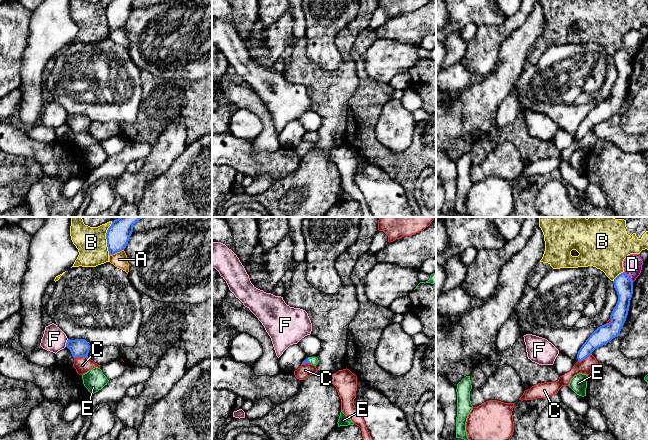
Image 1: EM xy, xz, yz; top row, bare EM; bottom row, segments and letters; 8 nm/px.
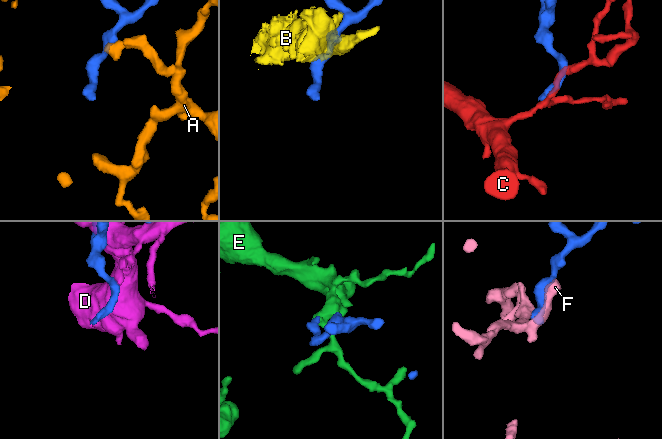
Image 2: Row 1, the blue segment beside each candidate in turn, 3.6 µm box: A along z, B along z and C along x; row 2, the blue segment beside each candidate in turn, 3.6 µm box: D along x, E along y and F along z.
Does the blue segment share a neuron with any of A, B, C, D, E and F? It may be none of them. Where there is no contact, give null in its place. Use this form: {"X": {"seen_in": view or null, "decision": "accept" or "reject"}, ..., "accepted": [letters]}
{"A": {"seen_in": "xy", "decision": "reject"}, "B": {"seen_in": "xy", "decision": "reject"}, "C": {"seen_in": "xy", "decision": "reject"}, "D": {"seen_in": "yz", "decision": "reject"}, "E": {"seen_in": "xz", "decision": "accept"}, "F": {"seen_in": "xy", "decision": "reject"}, "accepted": ["E"]}

